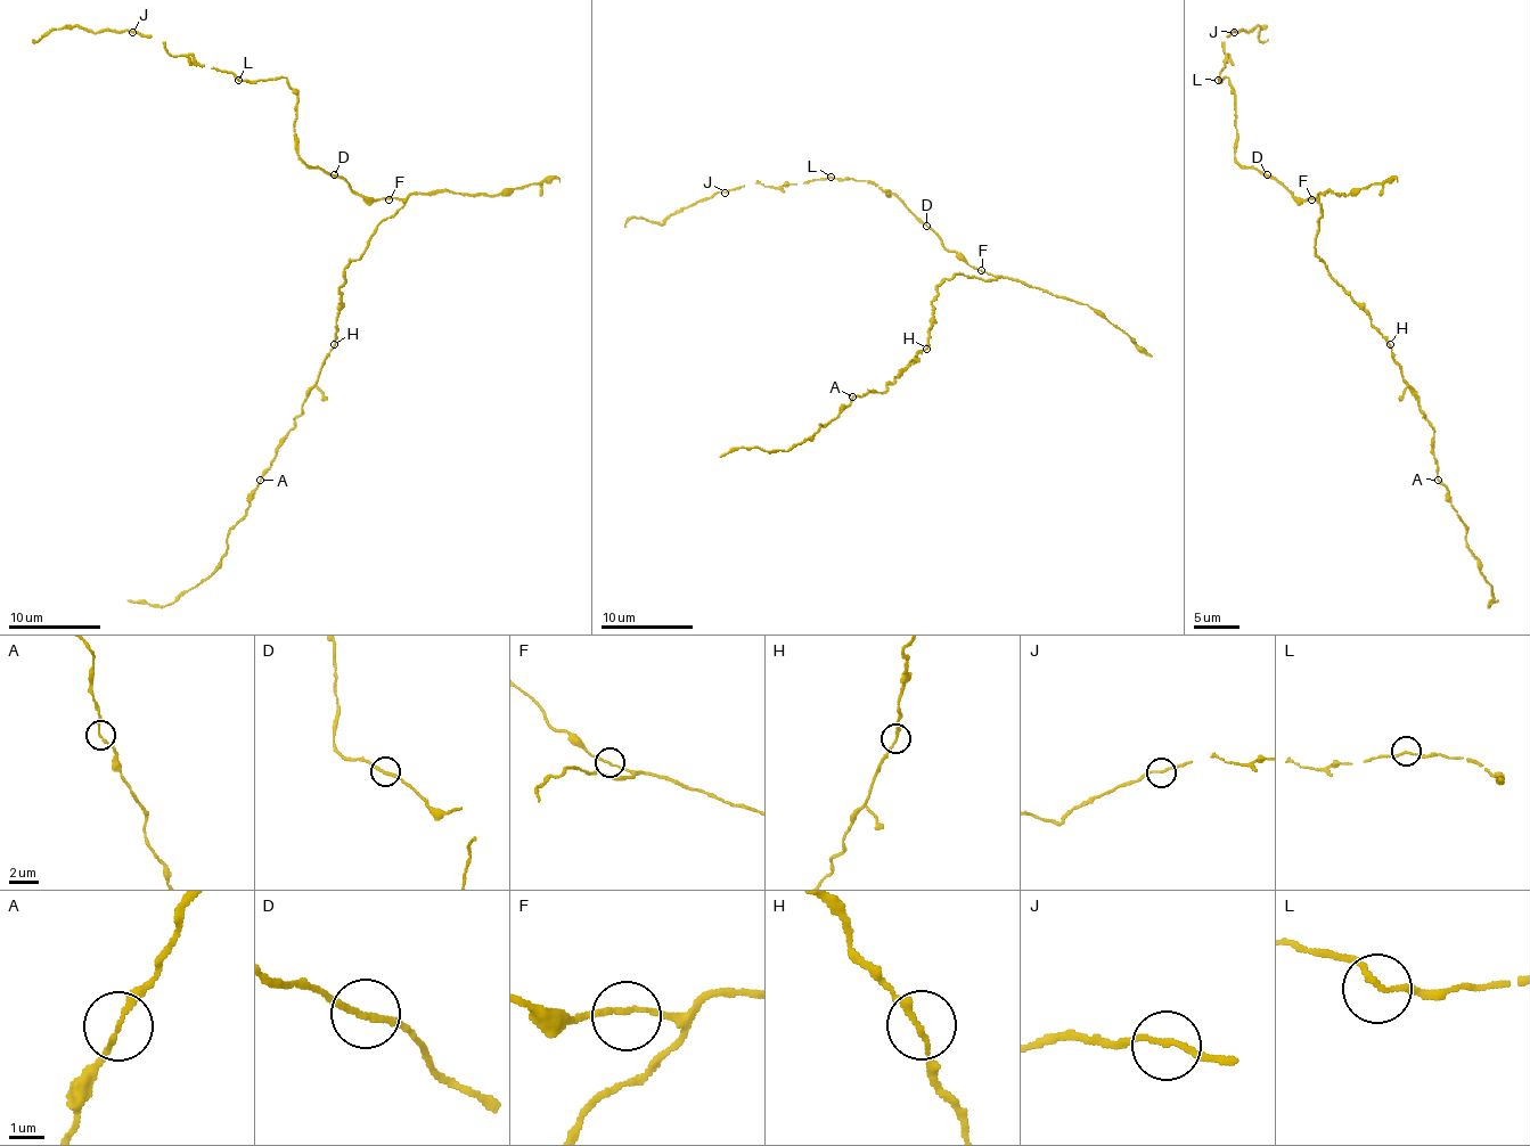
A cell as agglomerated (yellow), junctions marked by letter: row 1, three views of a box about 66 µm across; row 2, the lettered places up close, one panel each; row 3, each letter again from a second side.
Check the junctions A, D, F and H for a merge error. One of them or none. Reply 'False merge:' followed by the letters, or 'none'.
False merge: none

